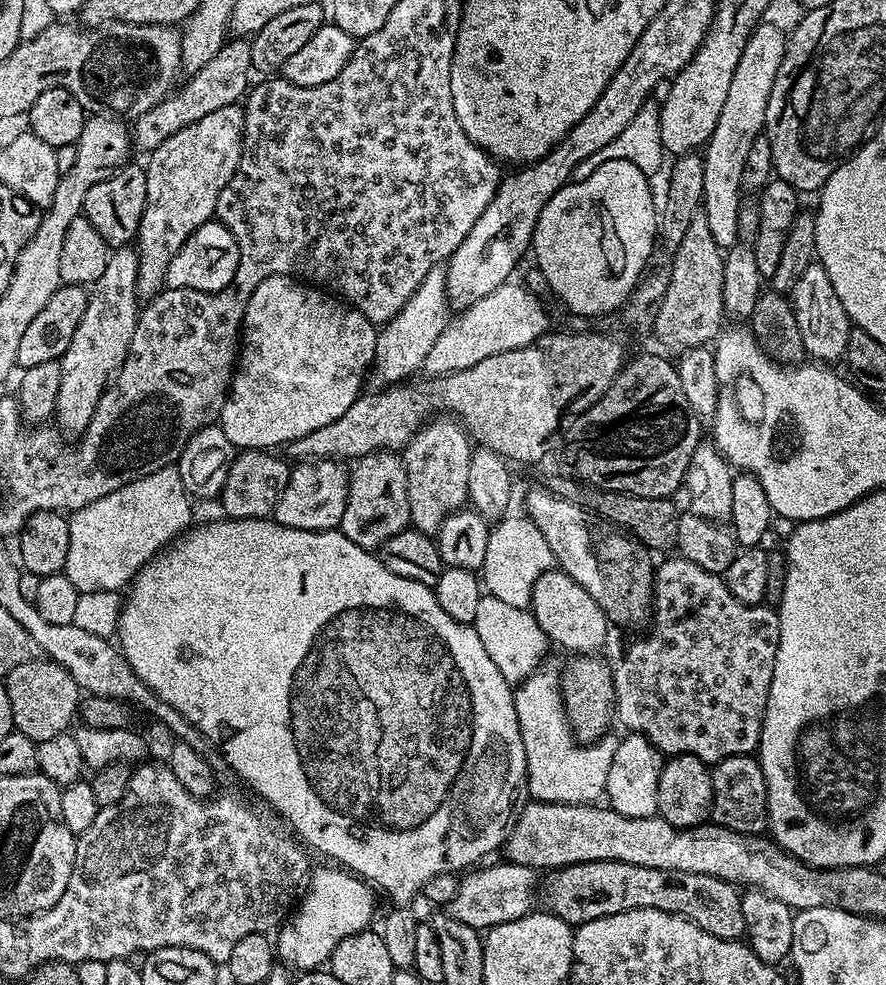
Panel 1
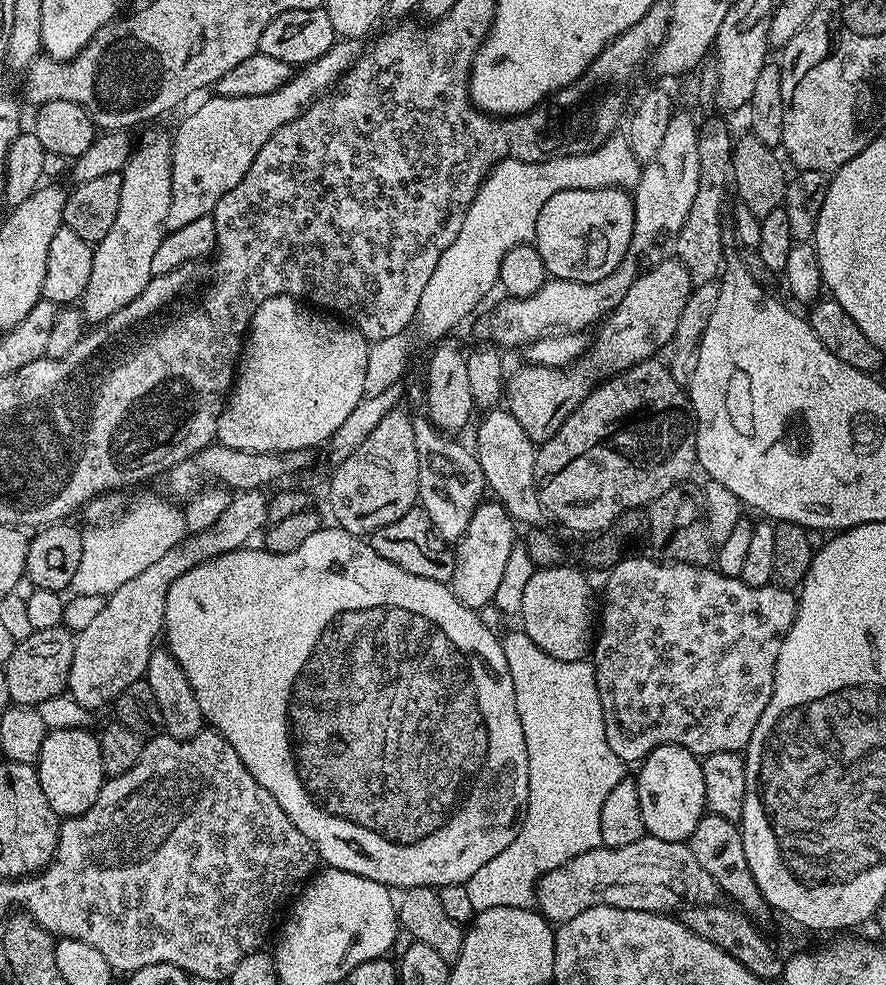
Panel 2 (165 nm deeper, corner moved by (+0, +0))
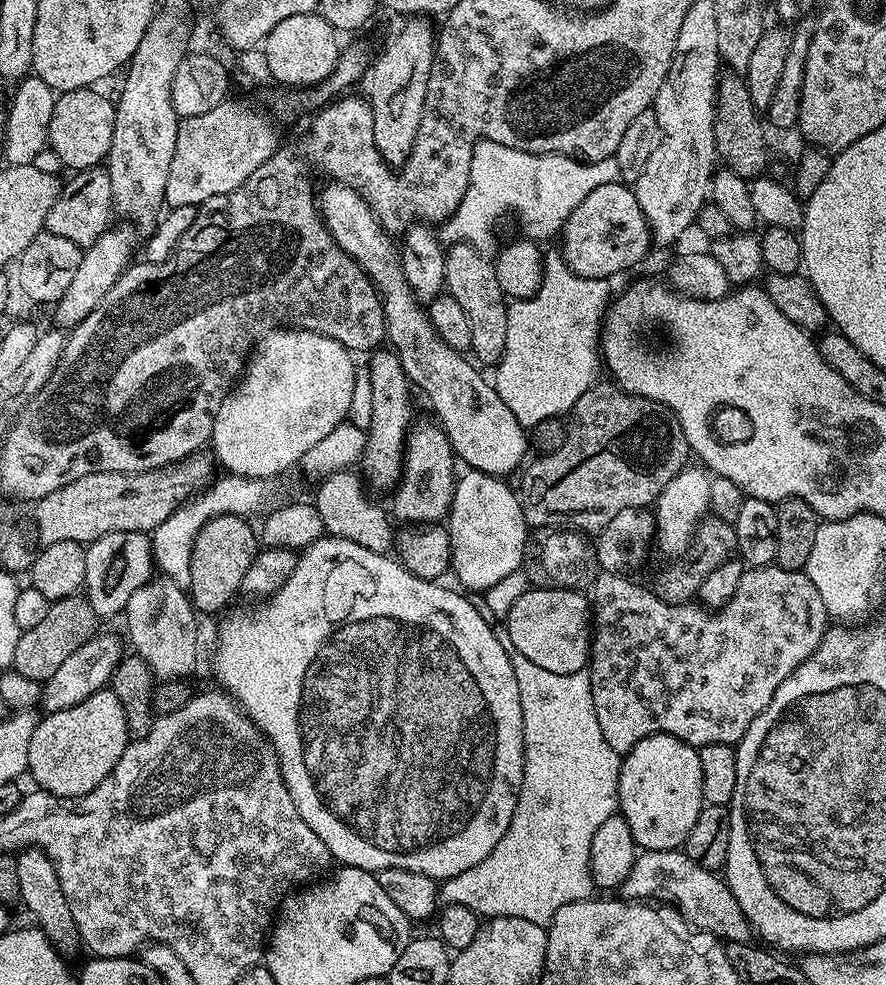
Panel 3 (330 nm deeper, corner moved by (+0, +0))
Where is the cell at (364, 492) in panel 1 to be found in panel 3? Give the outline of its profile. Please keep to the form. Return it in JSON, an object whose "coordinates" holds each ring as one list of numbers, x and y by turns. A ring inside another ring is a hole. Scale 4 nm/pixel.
{"coordinates":[[381,346,367,357,366,367,370,370,370,390,372,391,373,413,367,429,368,441,364,455,359,461,363,479,367,487,395,489,400,481,400,471,404,465,404,442,408,430,414,423,412,417,412,392,414,385,396,353]]}

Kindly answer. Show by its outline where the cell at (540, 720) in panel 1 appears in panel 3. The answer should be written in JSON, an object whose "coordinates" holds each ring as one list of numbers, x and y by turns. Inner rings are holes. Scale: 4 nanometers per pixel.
{"coordinates":[[493,623,492,629,494,638,502,642,502,650,506,650,506,658,510,658,510,666,514,666,514,678,518,678,524,731,524,777,518,802,514,806,514,818,510,818,510,826,498,846,494,846,494,850,490,850,490,854,486,854,478,866,462,870,462,874,443,881,439,885,440,900,445,905,466,906,481,918,513,916,547,926,554,914,562,910,562,906,589,899,593,895,590,842,598,826,602,826,606,818,617,815,622,756,610,750,602,735,602,726,598,726,592,683,587,671,554,674,553,671,542,670,514,646,503,623]]}

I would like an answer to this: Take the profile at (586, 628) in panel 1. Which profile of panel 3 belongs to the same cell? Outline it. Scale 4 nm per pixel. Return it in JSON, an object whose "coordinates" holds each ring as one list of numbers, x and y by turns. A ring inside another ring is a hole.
{"coordinates":[[529,588,504,618,510,640,542,670,554,674,583,671,591,657,591,605,577,589]]}

